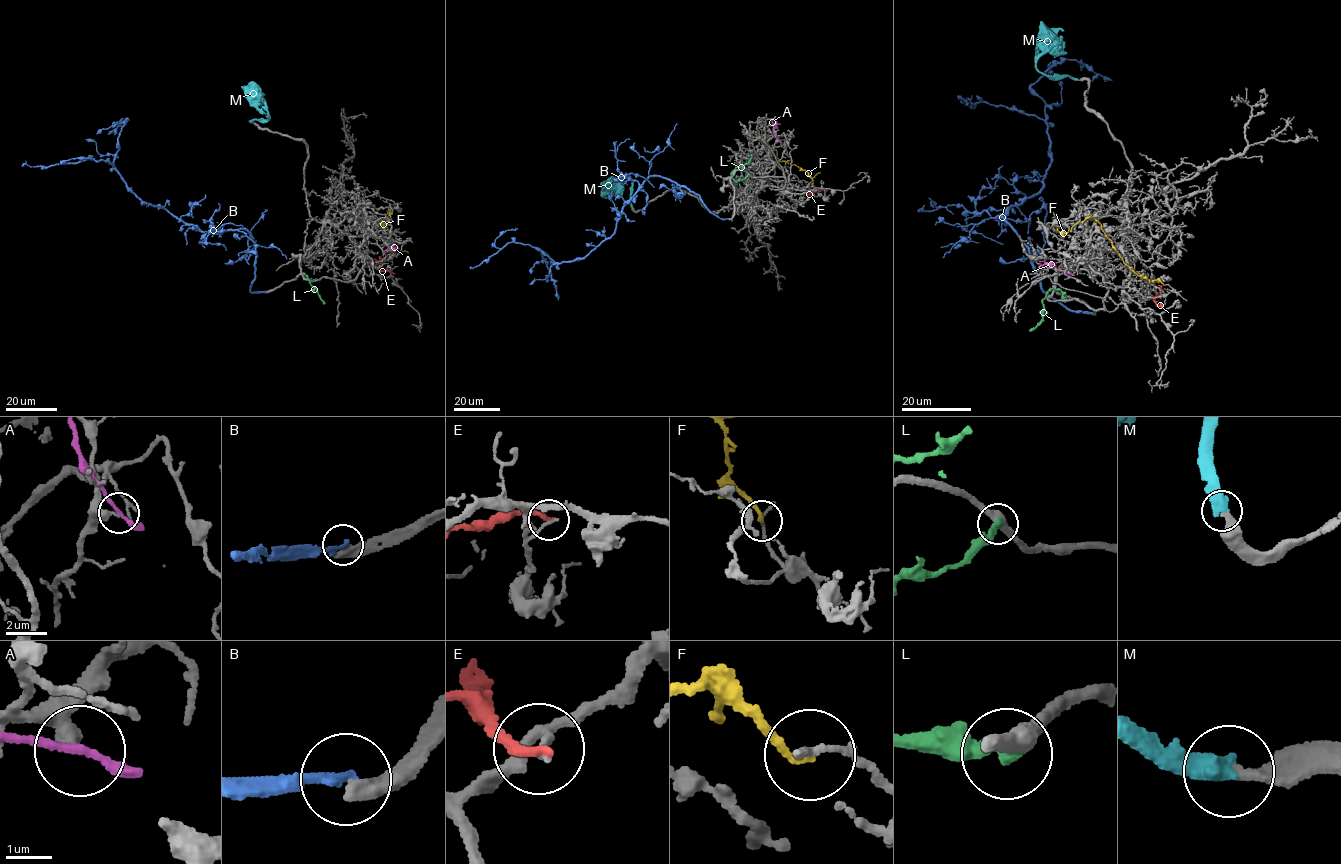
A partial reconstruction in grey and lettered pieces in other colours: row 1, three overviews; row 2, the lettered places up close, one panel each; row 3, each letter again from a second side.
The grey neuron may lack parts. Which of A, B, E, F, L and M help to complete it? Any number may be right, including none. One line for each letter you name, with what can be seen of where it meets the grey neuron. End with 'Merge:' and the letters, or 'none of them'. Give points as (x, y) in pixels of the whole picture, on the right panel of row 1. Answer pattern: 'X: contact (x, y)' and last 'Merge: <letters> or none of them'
M: contact (1077, 79)
Merge: M

